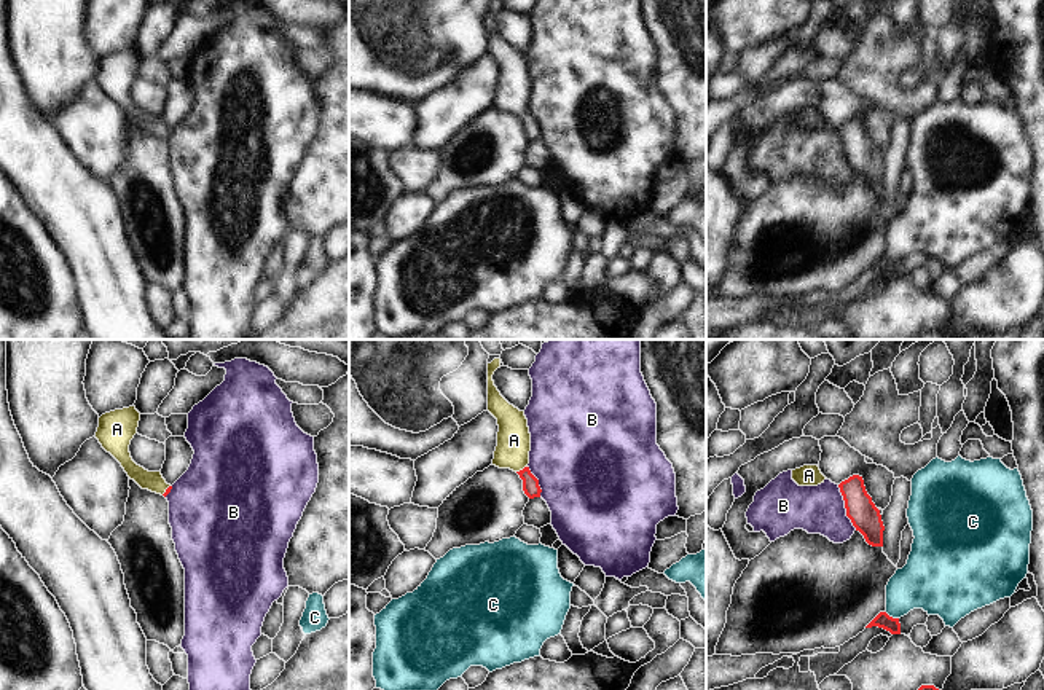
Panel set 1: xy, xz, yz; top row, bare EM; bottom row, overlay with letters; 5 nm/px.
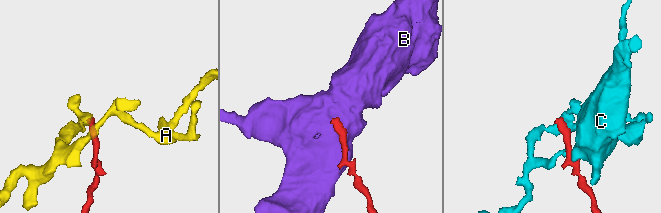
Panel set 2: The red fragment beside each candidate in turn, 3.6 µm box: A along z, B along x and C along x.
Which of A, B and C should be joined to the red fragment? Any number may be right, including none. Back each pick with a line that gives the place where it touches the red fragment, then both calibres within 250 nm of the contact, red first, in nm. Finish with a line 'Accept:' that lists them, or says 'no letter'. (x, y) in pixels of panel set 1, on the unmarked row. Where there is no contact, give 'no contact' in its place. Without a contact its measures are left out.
A: contact xz (523, 112); calibres 90 and 180 nm
Accept: A

